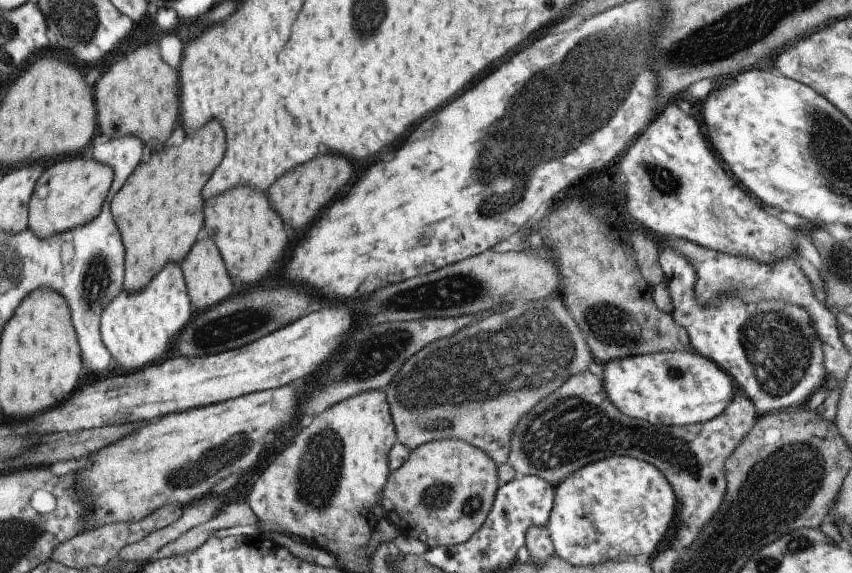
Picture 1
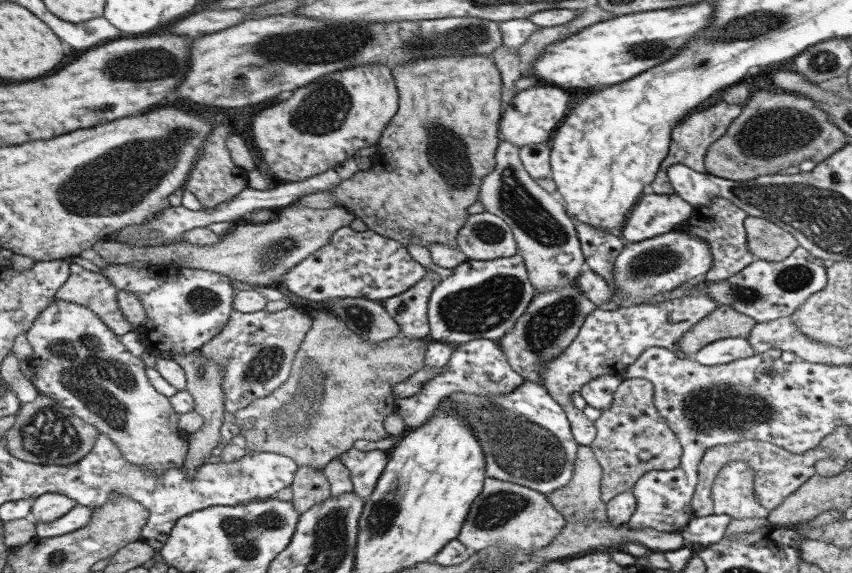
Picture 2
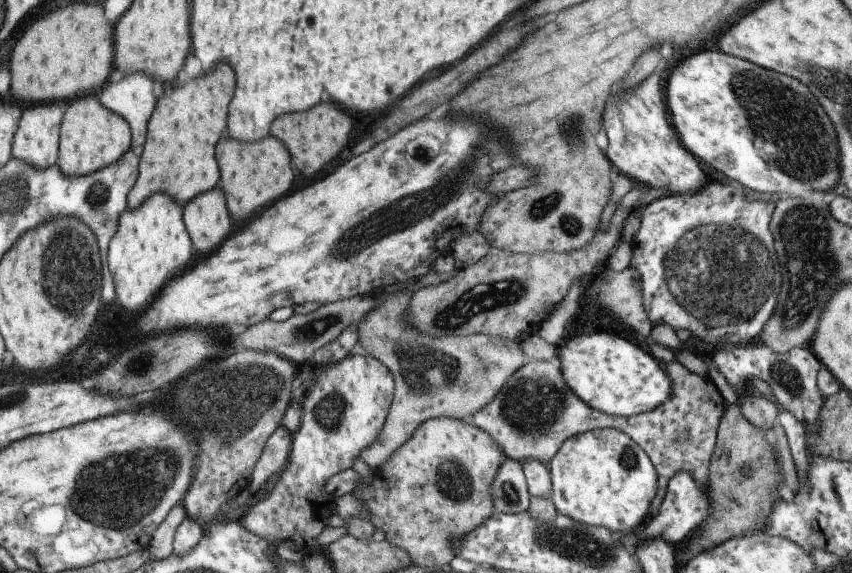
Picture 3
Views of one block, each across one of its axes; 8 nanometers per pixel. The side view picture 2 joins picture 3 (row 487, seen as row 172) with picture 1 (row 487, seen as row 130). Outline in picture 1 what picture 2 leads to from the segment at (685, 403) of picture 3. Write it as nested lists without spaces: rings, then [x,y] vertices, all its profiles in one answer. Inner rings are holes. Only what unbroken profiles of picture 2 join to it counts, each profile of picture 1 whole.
[[[586,370],[572,375],[560,388],[550,396],[540,399],[534,408],[519,418],[511,434],[511,451],[507,458],[509,465],[515,470],[515,478],[534,475],[543,478],[555,487],[559,482],[568,478],[576,470],[592,461],[606,457],[624,455],[637,459],[645,459],[651,465],[660,469],[673,488],[680,510],[679,525],[674,539],[668,548],[676,549],[679,553],[687,549],[704,525],[716,514],[725,495],[727,480],[724,463],[728,455],[743,441],[743,436],[754,426],[757,419],[756,409],[752,401],[736,388],[732,400],[727,407],[714,418],[688,426],[651,425],[649,422],[633,419],[622,414],[608,398],[604,387],[596,375]]]

